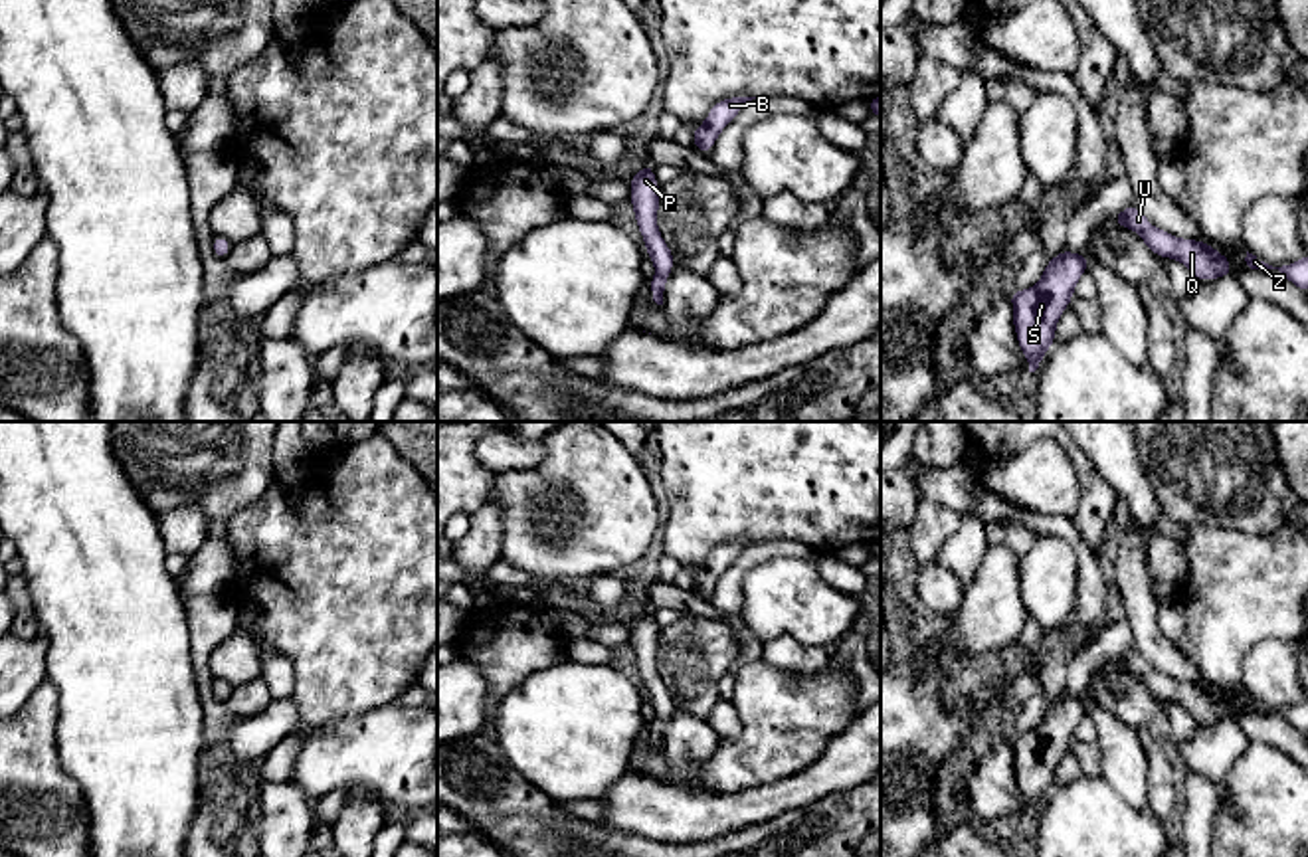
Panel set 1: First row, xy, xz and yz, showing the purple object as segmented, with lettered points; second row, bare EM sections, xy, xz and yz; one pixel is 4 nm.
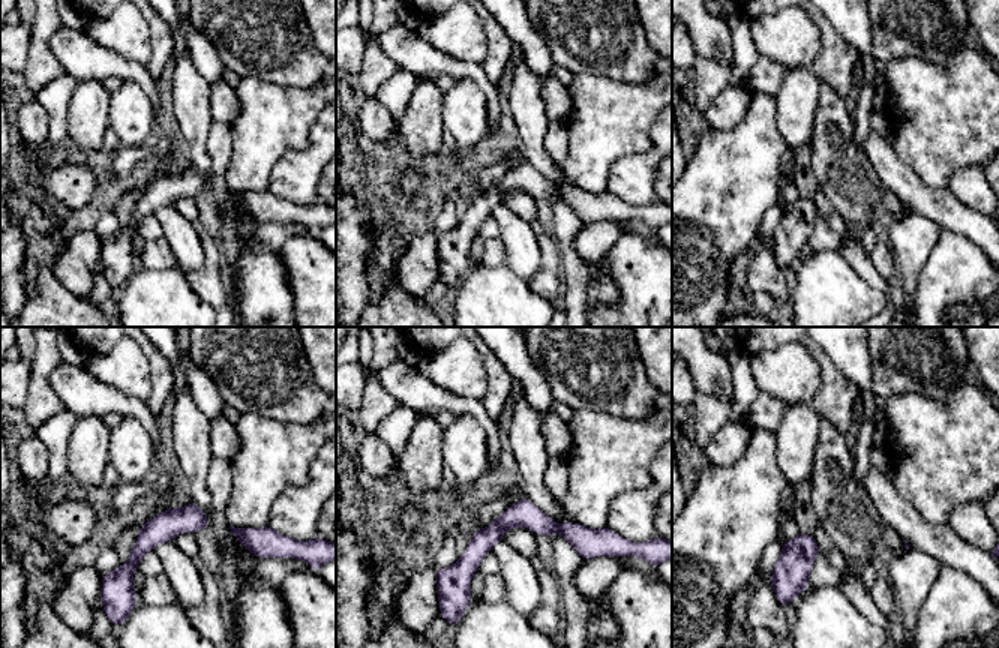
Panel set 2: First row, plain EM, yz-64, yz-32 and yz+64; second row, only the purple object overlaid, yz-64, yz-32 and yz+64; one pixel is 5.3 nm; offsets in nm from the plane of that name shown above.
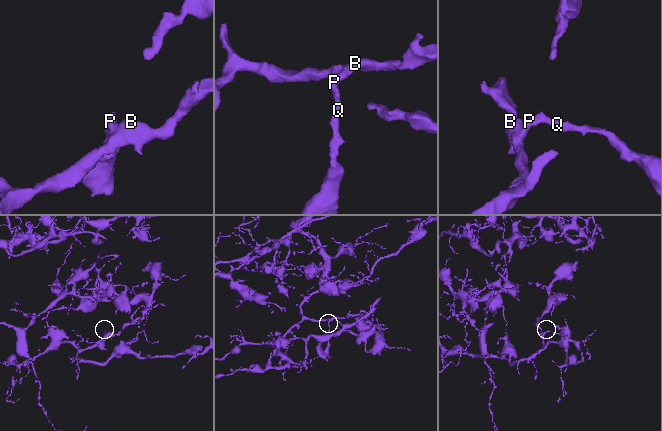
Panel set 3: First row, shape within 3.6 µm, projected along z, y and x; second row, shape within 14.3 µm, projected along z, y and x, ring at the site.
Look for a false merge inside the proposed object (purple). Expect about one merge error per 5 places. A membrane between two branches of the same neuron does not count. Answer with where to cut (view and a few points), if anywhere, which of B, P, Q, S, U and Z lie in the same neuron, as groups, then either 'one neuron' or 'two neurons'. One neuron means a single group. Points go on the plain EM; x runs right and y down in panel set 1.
cut none; groups B P Q S U Z; one neuron

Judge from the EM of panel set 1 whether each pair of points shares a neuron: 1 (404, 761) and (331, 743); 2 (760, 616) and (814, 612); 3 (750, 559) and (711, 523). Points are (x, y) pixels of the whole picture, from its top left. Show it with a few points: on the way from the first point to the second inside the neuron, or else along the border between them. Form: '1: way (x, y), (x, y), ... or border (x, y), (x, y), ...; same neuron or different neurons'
1: way (386, 753), (349, 753); same neuron
2: way (774, 612), (800, 612); same neuron
3: border (756, 541), (794, 539), (804, 543); different neurons

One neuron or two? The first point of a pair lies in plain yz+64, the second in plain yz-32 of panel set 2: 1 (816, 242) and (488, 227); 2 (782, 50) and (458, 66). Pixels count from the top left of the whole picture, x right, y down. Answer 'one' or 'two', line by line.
1: two
2: two

